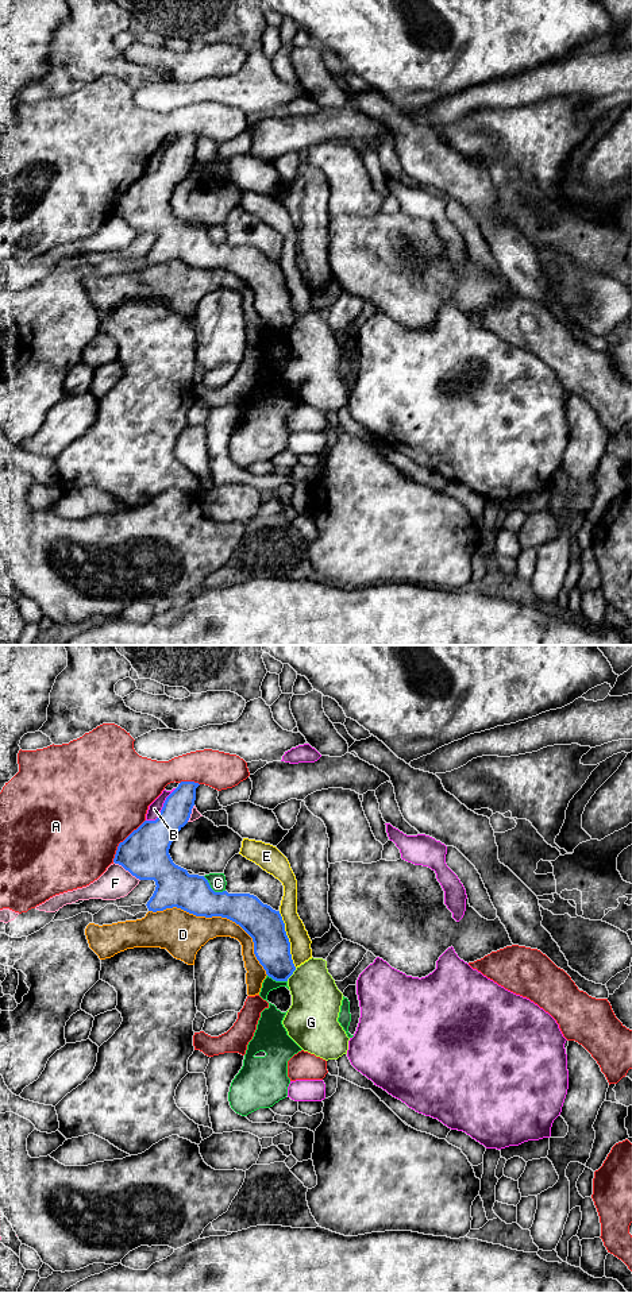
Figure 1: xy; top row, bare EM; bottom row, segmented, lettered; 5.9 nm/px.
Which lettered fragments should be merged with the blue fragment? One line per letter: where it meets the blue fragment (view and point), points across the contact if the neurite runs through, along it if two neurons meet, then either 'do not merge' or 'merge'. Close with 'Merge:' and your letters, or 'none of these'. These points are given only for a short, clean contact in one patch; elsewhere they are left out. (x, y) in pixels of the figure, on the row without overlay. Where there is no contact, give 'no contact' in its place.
A: contact xy (124, 192); do not merge
B: contact xy (162, 161); do not merge
C: contact xy (211, 240); do not merge
D: contact xy (219, 267); do not merge
E: contact xy (288, 292); do not merge
F: contact xy (127, 222); do not merge
G: contact xy (292, 325); border xy (296, 320), (286, 332); do not merge
Merge: none of these

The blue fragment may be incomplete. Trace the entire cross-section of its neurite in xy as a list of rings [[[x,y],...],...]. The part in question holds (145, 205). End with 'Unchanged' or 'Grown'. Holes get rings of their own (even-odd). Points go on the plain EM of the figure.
[[[181,134],[166,150],[158,170],[155,173],[144,173],[119,196],[113,215],[122,217],[139,232],[155,233],[155,243],[146,256],[149,263],[157,265],[177,259],[196,269],[221,269],[235,274],[253,290],[254,306],[266,327],[275,333],[288,333],[296,319],[280,263],[263,256],[257,248],[250,246],[215,244],[204,228],[189,227],[186,221],[176,217],[169,207],[174,189],[190,170],[199,138],[194,134]]]. Unchanged

